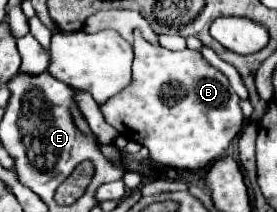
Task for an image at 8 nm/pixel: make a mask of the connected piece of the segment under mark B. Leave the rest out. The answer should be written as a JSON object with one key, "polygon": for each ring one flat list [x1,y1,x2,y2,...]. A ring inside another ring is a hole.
{"polygon":[[141,35,135,37,133,49,133,79,123,91,119,91,115,97,101,105,105,121,119,133,127,135,129,141,137,141,147,147,151,161,157,165,191,171,201,169,211,161,217,161,231,145,233,137,243,129,245,121,239,107,239,97,233,93,233,89,229,89,227,77,215,67,211,67,199,51,169,51,161,45,145,41]]}

